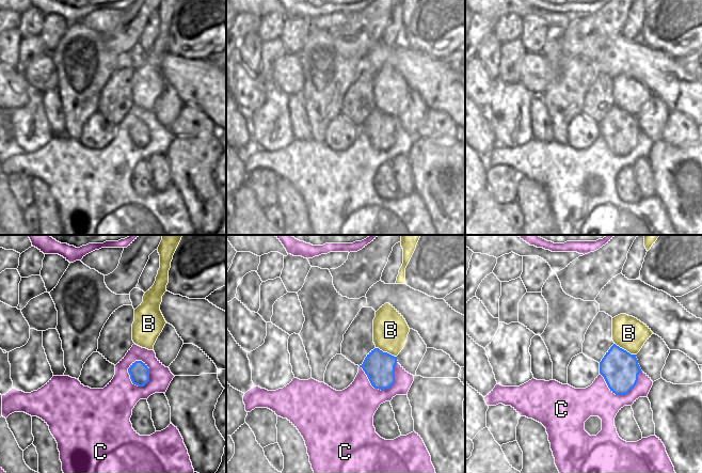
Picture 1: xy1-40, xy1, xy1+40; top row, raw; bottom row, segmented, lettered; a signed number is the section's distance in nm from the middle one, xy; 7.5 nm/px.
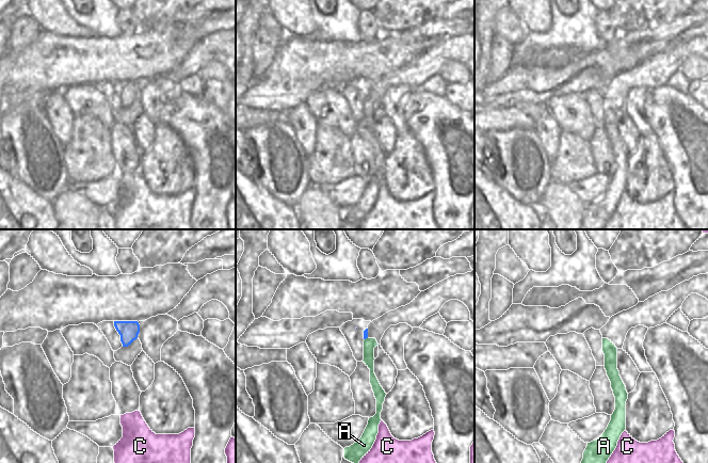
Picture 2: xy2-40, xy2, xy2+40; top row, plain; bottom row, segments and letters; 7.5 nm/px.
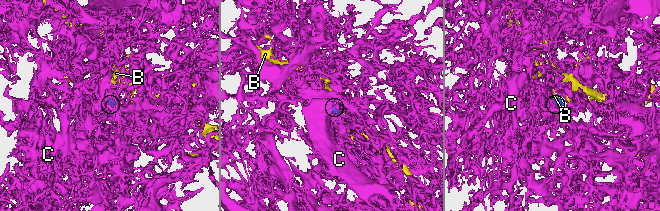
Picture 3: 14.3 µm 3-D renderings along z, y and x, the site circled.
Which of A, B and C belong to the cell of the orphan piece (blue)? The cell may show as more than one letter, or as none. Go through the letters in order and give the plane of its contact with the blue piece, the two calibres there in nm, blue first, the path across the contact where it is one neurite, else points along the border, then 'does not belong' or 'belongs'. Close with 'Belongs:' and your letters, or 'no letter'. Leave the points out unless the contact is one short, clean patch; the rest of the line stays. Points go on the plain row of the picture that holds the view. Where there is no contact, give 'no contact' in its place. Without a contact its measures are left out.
A: meets blue in xy2; 30 nm thick on the blue side, 100 nm on the other; runs through xy2 (366, 92), (366, 98), (369, 105); belongs
B: meets blue in xy1; 240 nm thick on the blue side, 260 nm on the other; border along xy1 (376, 108), (396, 117); does not belong
C: meets blue in xy1-40; 150 nm thick on the blue side, 220 nm on the other; does not belong
Belongs: A

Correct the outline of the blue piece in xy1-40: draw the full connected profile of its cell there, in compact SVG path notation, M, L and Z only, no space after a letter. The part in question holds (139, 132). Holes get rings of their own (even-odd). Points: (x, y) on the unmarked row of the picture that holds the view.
M135 122L128 129L133 145L144 147L149 142L149 129L142 122Z

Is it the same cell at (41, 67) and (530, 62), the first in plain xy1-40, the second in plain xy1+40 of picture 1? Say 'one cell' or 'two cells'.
one cell

